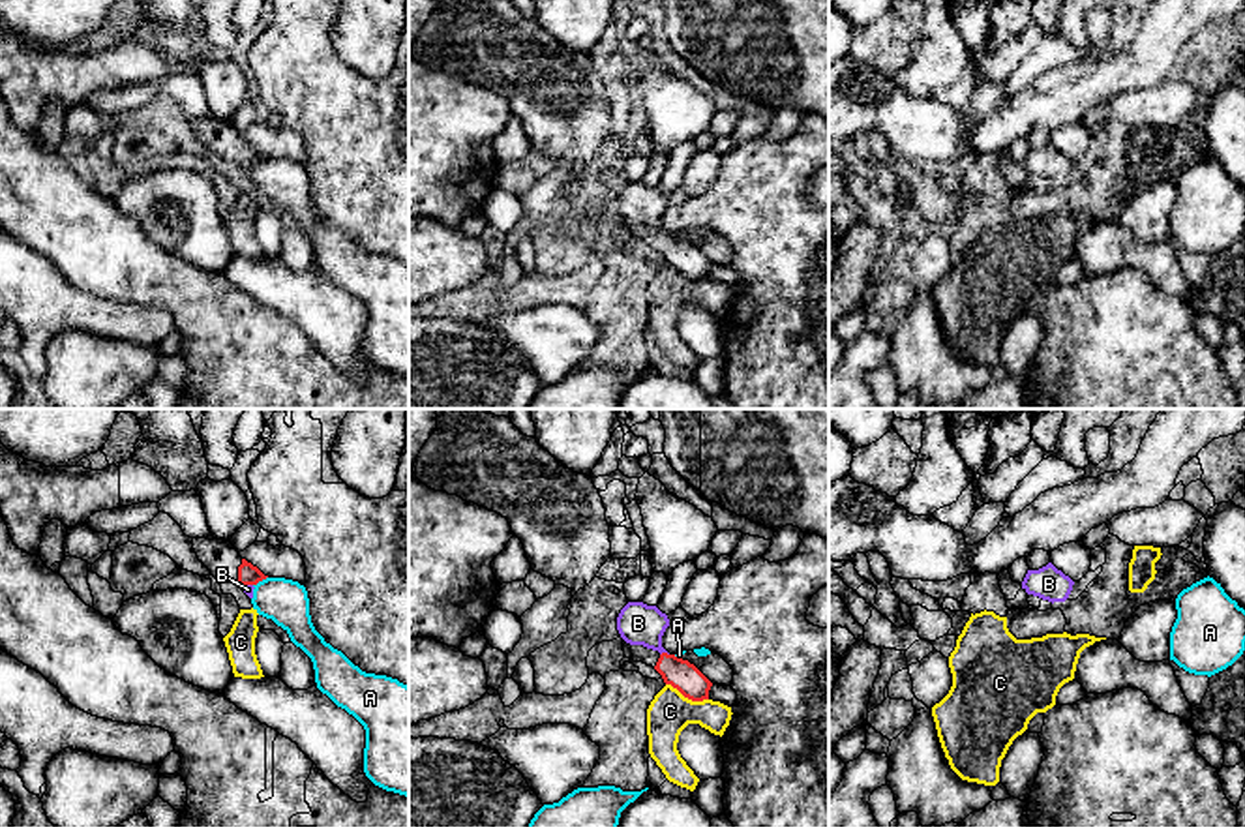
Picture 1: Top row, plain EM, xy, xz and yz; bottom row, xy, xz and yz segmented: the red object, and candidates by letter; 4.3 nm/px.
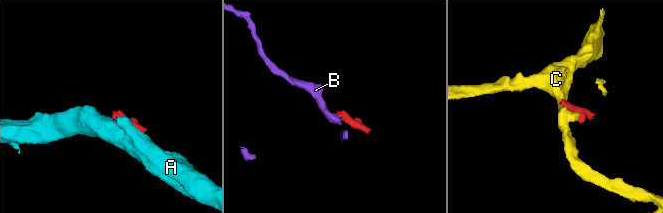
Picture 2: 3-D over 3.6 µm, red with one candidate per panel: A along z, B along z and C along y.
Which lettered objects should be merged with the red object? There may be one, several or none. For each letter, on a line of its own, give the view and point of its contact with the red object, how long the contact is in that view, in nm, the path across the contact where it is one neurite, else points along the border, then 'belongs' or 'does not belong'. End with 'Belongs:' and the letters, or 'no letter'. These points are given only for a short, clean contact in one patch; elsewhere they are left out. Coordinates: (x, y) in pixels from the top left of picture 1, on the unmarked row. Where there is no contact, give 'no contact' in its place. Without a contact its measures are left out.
A: contact xy (259, 160); length 80 nm; does not belong
B: contact xz (664, 233); length 40 nm; border xz (668, 233), (660, 235); does not belong
C: contact xz (687, 276); length 200 nm; border xz (666, 263), (692, 280), (707, 280); does not belong
Belongs: no letter

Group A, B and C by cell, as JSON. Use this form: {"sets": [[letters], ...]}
{"sets": [["A", "B"], ["C"]]}

